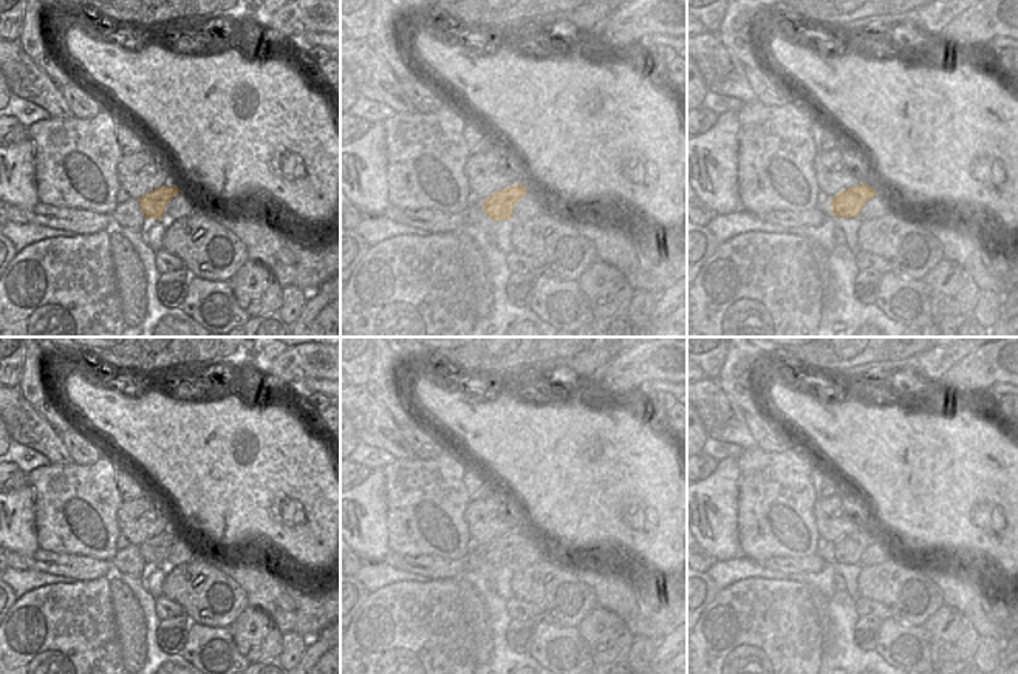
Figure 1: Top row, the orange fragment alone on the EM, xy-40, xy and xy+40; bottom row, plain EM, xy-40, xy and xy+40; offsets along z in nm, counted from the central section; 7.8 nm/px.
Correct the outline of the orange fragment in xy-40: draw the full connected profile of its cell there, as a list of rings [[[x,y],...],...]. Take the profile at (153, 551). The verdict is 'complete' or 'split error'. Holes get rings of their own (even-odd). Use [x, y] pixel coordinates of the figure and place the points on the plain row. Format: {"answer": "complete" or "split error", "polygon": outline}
{"answer": "complete", "polygon": [[[158,533],[139,547],[141,558],[147,566],[162,566],[167,550],[179,540],[181,536],[175,533]]]}

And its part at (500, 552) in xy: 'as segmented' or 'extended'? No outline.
as segmented

